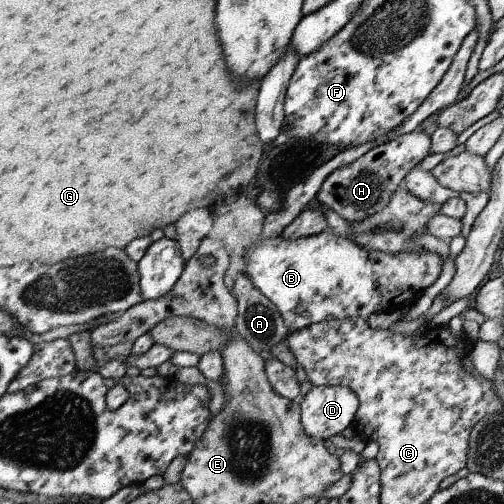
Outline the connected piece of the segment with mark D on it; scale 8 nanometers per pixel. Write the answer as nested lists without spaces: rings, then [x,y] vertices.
[[[313,386],[299,404],[301,429],[305,435],[324,442],[351,425],[357,408],[357,396],[349,388]]]

